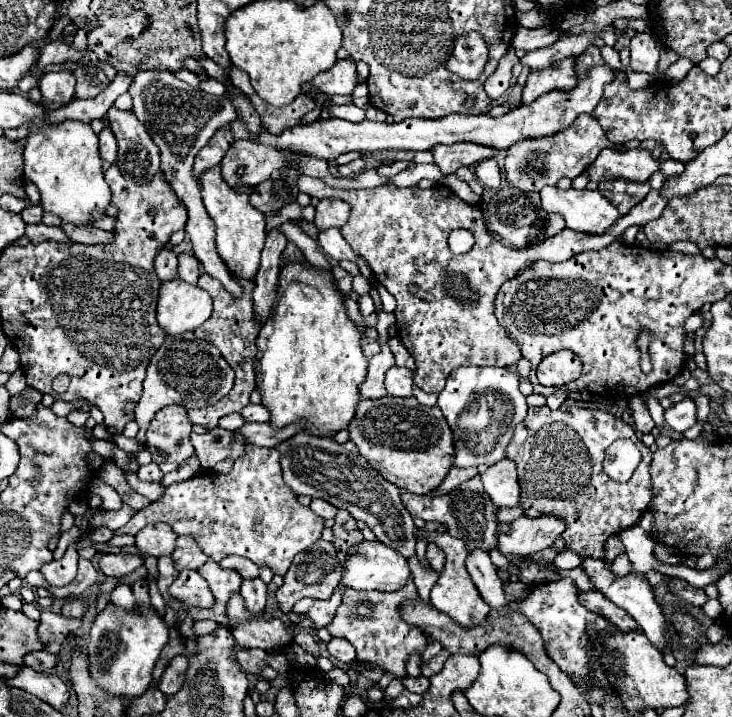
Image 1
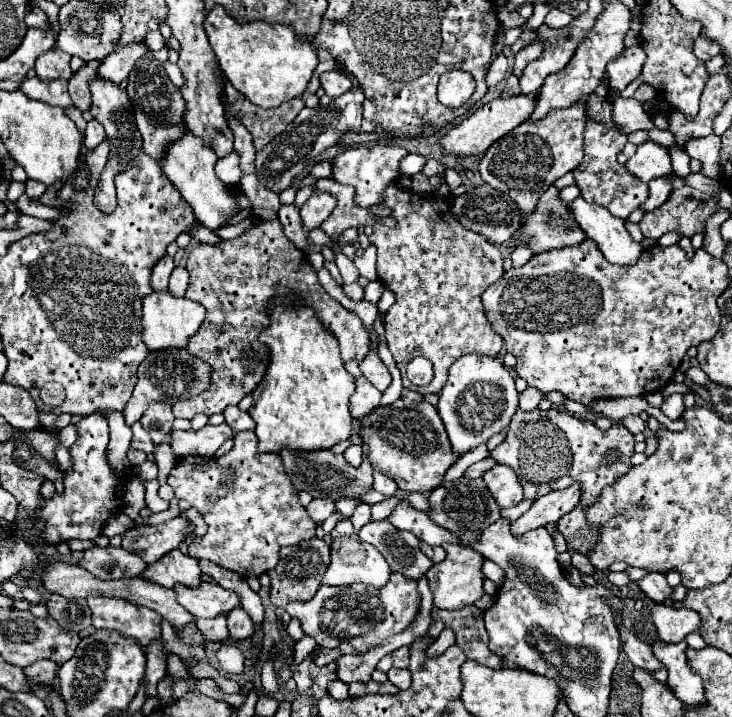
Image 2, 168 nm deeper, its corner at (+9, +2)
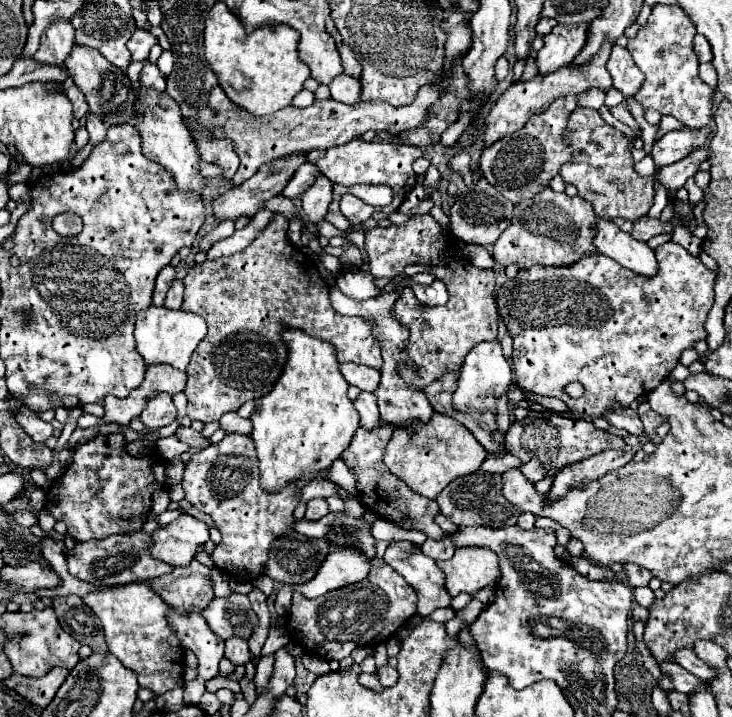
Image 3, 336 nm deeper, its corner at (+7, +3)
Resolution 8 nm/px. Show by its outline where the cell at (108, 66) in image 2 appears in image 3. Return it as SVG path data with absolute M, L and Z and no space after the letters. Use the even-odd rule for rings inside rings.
M136 30L134 32L134 36L130 38L130 42L128 42L128 50L130 50L130 54L132 54L132 62L136 62L136 60L146 60L146 56L148 56L148 52L150 52L150 48L156 44L158 40L148 32L148 30Z

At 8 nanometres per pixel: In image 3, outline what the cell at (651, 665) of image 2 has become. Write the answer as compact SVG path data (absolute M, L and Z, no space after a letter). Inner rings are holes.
M664 662L664 664L660 666L660 670L662 670L664 674L668 674L668 676L672 676L672 682L674 682L674 686L676 686L678 692L690 694L690 692L694 692L694 688L702 688L702 684L708 684L708 682L696 678L694 674L690 674L688 670L684 670L682 666L672 664L672 662Z

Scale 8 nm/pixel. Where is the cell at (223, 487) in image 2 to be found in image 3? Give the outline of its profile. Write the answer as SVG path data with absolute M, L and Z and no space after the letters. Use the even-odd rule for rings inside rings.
M228 434L218 444L208 446L208 448L192 454L192 460L186 464L186 470L184 470L182 488L186 492L186 500L194 508L204 510L206 514L210 514L212 520L216 522L216 526L222 534L222 542L212 552L212 560L214 560L216 568L224 570L230 578L254 582L254 578L262 576L262 568L268 560L270 544L278 536L290 532L290 528L296 522L294 516L292 516L294 508L300 502L300 496L296 496L296 486L288 484L278 494L268 494L260 488L260 484L258 484L258 458L256 458L256 450L254 450L254 444L252 444L250 436Z

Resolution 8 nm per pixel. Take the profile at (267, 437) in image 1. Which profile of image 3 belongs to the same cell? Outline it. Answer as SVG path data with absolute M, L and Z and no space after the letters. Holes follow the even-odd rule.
M180 426L176 432L174 432L174 436L180 440L180 442L186 442L190 448L206 448L210 442L208 442L208 438L204 438L200 432L196 432L194 428L184 428L184 426Z

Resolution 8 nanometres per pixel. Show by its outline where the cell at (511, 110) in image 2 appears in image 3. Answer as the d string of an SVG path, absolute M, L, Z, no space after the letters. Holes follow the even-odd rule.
M602 44L602 52L598 52L598 56L594 56L594 60L590 60L590 64L586 64L586 68L574 68L572 64L558 68L558 72L550 72L546 76L534 76L532 80L526 82L516 82L512 84L494 104L494 108L490 110L486 122L484 122L484 140L486 146L494 144L496 140L500 140L502 136L508 136L512 132L516 132L518 128L522 128L522 124L526 124L526 120L534 114L542 114L554 100L558 100L560 96L568 96L568 94L580 94L586 92L590 88L600 88L600 90L610 90L612 88L612 78L606 70L606 62L610 56L610 48L612 44Z

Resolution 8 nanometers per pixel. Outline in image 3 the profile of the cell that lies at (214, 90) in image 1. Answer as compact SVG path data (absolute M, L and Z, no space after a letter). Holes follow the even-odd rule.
M164 50L158 58L158 68L164 76L168 76L172 72L172 66L174 66L174 60L172 60L172 52L170 50Z

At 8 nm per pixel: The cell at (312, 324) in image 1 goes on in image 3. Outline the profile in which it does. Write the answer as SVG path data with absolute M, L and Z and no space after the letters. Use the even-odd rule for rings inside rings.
M286 330L284 340L290 348L288 362L278 384L256 402L256 410L250 416L252 434L258 460L260 460L260 484L266 492L280 492L286 484L298 480L314 480L318 474L328 470L336 458L350 446L354 432L360 428L360 416L354 404L348 400L348 384L338 370L338 360L334 356L332 344L312 338L302 330Z

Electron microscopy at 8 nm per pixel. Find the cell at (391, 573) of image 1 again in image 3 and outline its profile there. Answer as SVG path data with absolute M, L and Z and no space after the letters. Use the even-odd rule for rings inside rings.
M342 548L326 556L312 580L308 580L306 584L294 584L292 590L314 600L330 590L338 590L342 586L364 580L368 572L370 560L362 552L354 548Z

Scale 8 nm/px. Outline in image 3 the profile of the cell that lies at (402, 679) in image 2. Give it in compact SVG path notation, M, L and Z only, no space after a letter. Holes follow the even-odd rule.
M382 666L378 670L378 678L380 678L382 686L394 686L396 680L398 680L398 670L392 668L392 666Z

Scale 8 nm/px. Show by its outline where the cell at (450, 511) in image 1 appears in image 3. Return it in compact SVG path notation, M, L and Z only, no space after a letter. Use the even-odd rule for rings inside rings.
M480 470L446 486L436 500L440 504L440 512L446 518L450 518L456 526L504 528L504 526L514 526L518 522L518 516L522 514L520 508L514 508L514 504L510 504L502 496L502 474L486 474Z

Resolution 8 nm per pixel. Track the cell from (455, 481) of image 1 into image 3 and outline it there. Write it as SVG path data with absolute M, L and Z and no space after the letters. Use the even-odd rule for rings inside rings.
M490 454L482 462L480 470L482 472L498 472L498 474L502 474L502 472L508 472L510 468L518 468L518 466L522 466L522 462L516 456L512 456L512 454L506 454L506 456L492 456Z

